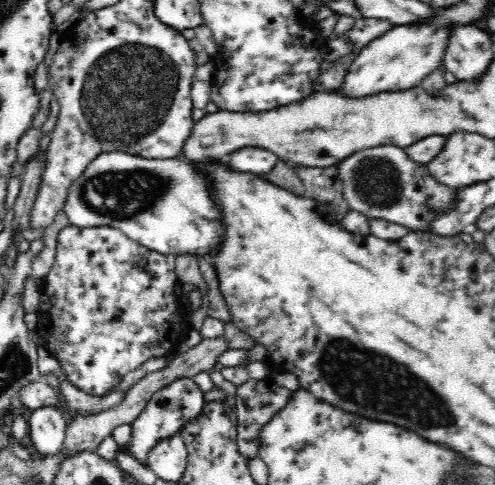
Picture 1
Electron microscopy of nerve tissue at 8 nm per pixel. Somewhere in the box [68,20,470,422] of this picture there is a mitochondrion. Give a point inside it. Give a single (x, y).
(127, 92)

